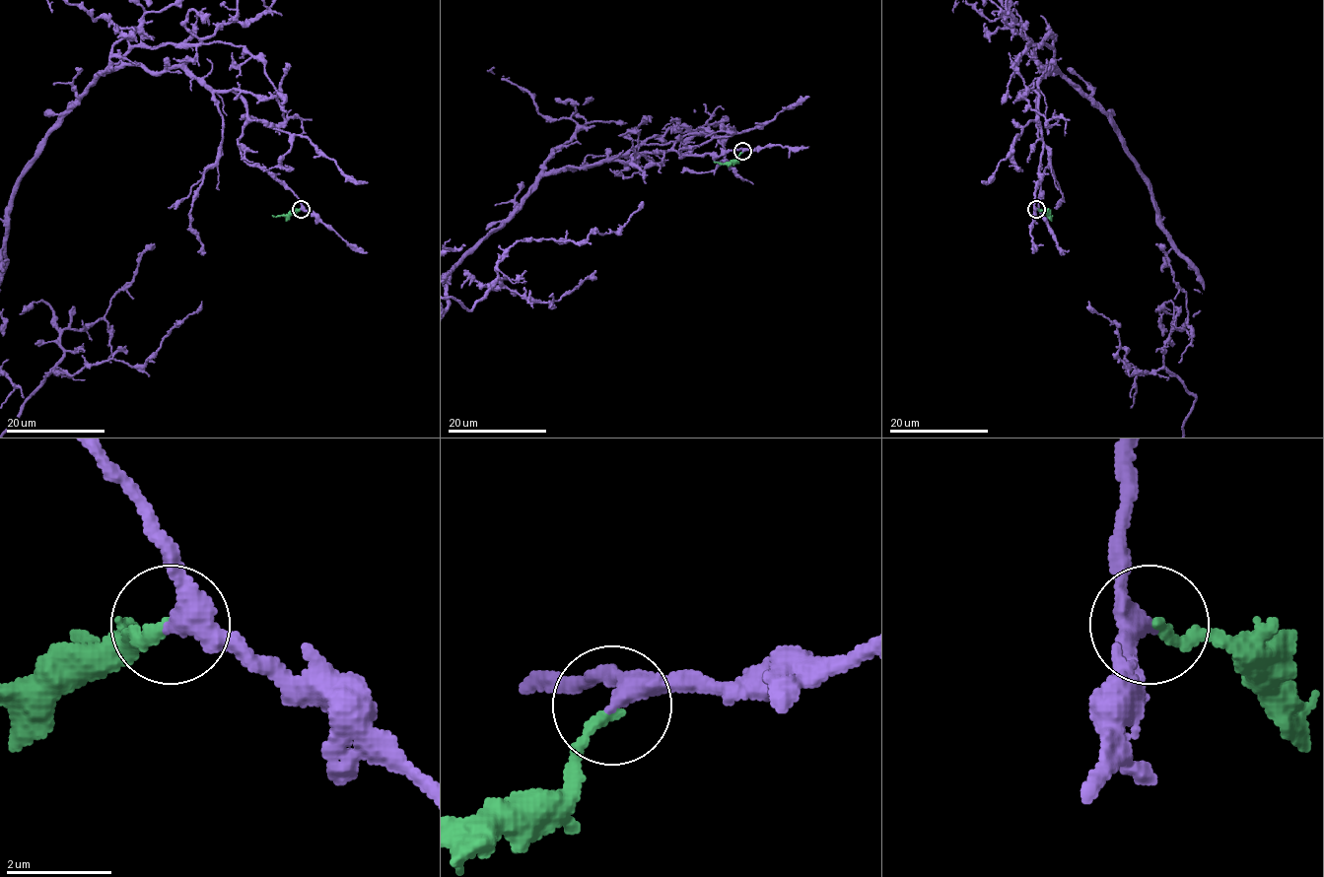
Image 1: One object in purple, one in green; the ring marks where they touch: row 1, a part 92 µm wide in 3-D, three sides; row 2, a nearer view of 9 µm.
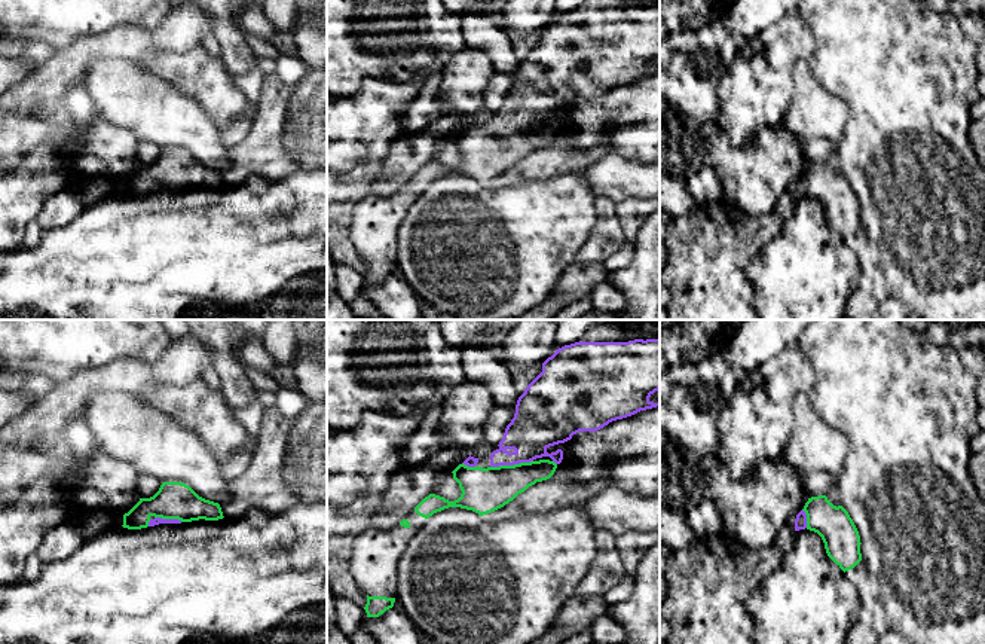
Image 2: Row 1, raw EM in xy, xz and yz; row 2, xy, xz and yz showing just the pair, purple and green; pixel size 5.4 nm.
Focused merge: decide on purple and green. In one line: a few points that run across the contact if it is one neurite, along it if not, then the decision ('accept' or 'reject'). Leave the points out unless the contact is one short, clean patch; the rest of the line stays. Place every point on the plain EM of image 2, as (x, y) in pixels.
accept

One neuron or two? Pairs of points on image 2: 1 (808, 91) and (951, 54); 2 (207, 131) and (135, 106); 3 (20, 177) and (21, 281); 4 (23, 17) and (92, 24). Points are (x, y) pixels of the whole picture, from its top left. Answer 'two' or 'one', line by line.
1: two
2: one
3: two
4: one

